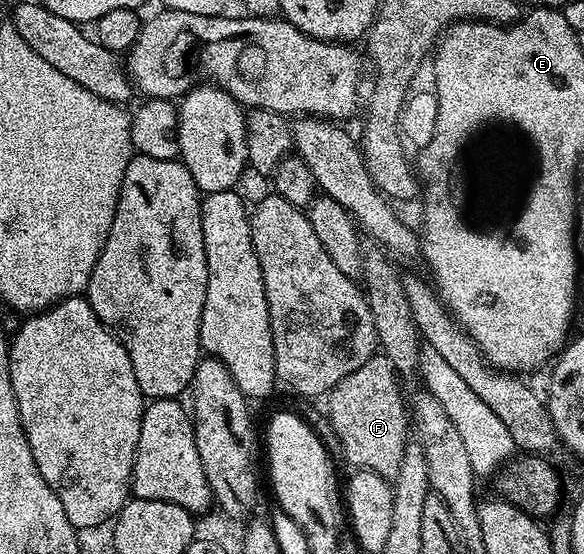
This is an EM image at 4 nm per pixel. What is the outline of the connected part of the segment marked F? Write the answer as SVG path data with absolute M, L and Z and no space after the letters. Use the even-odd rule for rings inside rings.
M374 355L369 361L362 363L358 371L346 375L342 383L335 385L326 397L328 421L340 440L340 449L344 452L345 459L356 469L369 469L389 479L398 475L403 453L410 442L410 413L407 408L404 410L404 397L400 394L400 385L396 380L398 374L391 362L383 355Z

